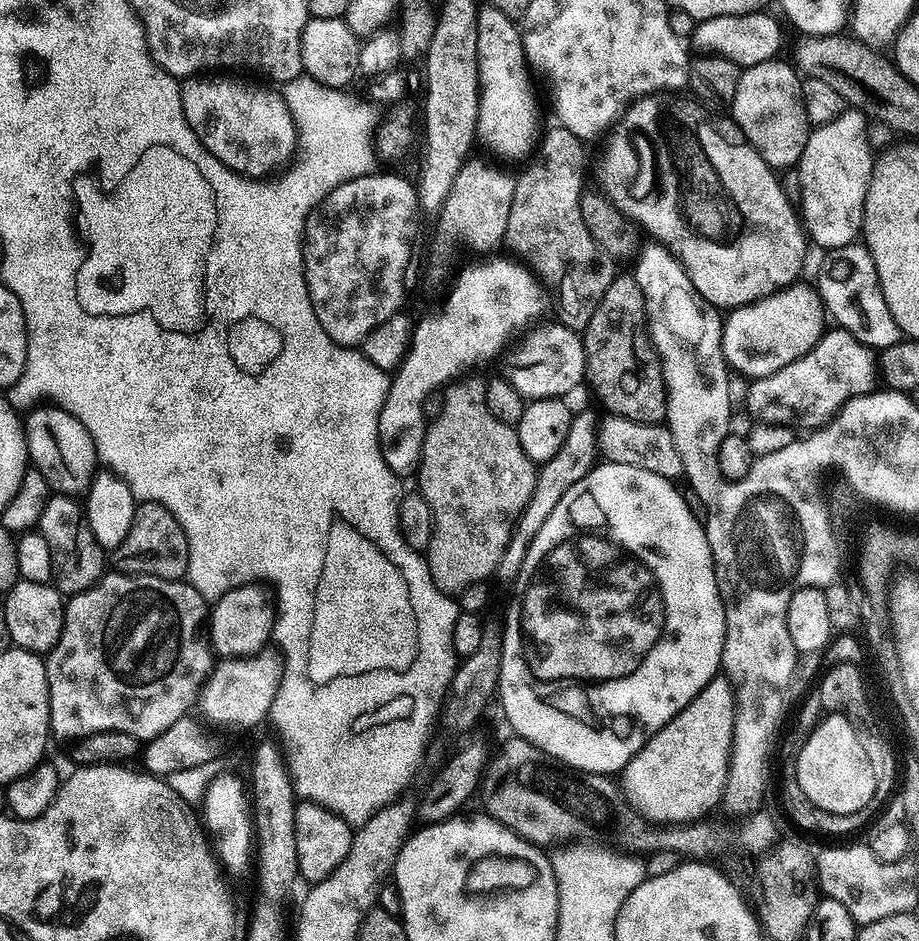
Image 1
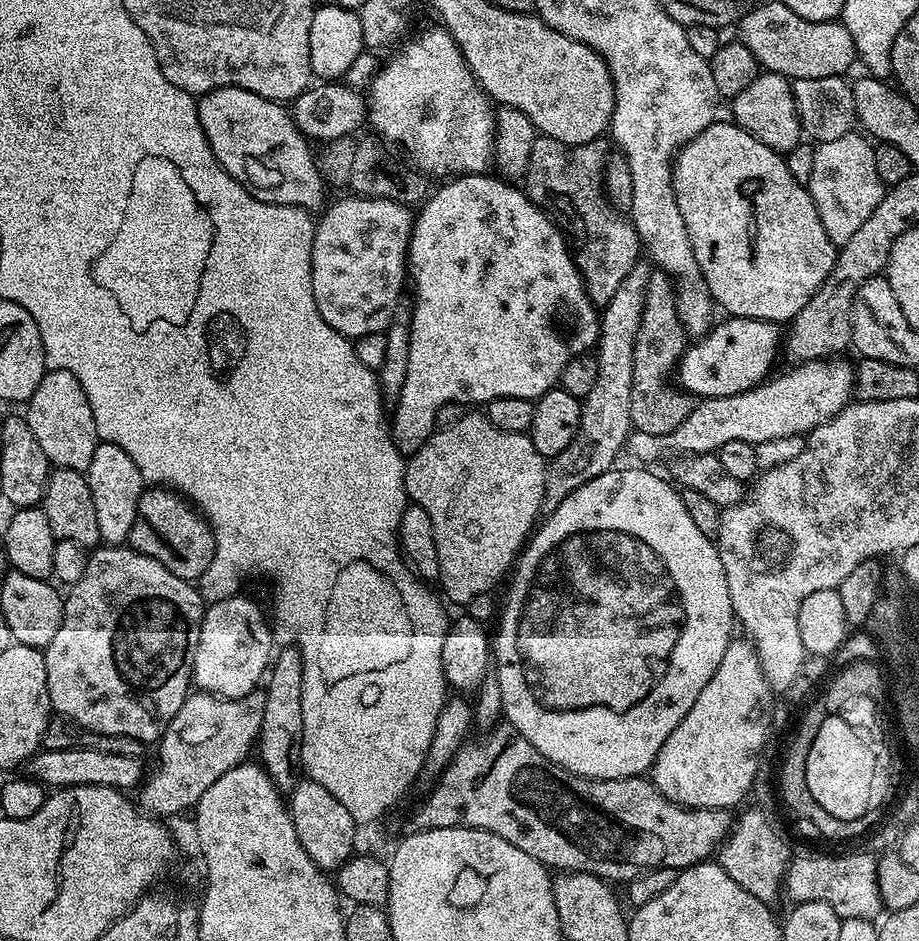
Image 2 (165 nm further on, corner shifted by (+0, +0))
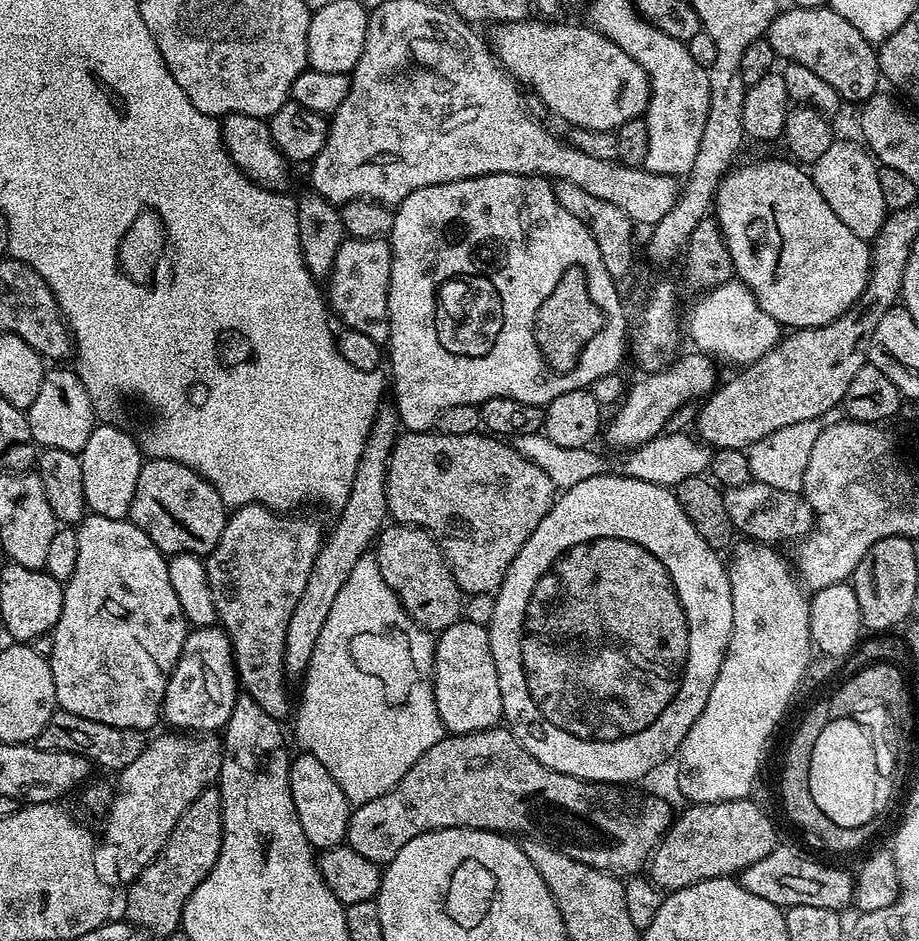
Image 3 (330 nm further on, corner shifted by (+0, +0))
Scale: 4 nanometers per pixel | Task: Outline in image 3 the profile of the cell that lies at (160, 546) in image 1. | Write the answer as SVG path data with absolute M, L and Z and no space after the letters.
M145 459L138 470L138 482L134 486L134 498L130 498L127 519L132 521L165 557L180 556L182 553L207 557L208 553L218 546L218 538L222 538L222 530L226 526L229 509L224 507L218 490L206 478L196 473L195 468L186 466L177 460Z

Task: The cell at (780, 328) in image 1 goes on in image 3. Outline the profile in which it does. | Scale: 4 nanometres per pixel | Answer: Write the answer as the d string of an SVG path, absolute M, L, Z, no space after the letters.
M699 350L691 351L692 352L686 354L684 352L678 355L671 365L661 369L659 372L649 372L641 375L641 380L638 381L633 388L631 385L631 387L625 391L618 407L613 411L617 412L613 414L612 421L610 421L609 424L607 421L606 427L603 429L602 440L605 440L612 448L620 448L616 450L633 448L645 444L664 432L666 422L680 407L684 404L690 404L707 397L718 384L718 379L716 380L717 361Z

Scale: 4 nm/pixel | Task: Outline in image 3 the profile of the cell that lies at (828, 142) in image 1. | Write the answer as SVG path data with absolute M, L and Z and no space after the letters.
M833 139L830 150L826 150L826 154L822 154L822 158L811 165L810 175L822 198L826 198L826 206L830 206L834 214L838 214L838 218L853 234L858 234L858 238L869 242L876 239L889 210L886 202L882 202L877 161L863 143Z

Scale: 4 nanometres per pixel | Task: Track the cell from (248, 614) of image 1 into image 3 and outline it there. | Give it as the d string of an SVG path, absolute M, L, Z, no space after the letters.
M209 626L207 628L193 627L189 631L188 636L184 639L184 645L182 646L182 654L178 658L176 663L176 669L170 674L170 682L166 686L166 694L164 695L164 707L162 709L162 716L165 721L169 720L173 724L173 729L183 730L188 734L216 734L223 729L227 724L230 714L234 710L236 705L236 697L238 695L238 677L236 675L236 657L232 652L232 640L229 638L228 633L219 626Z

